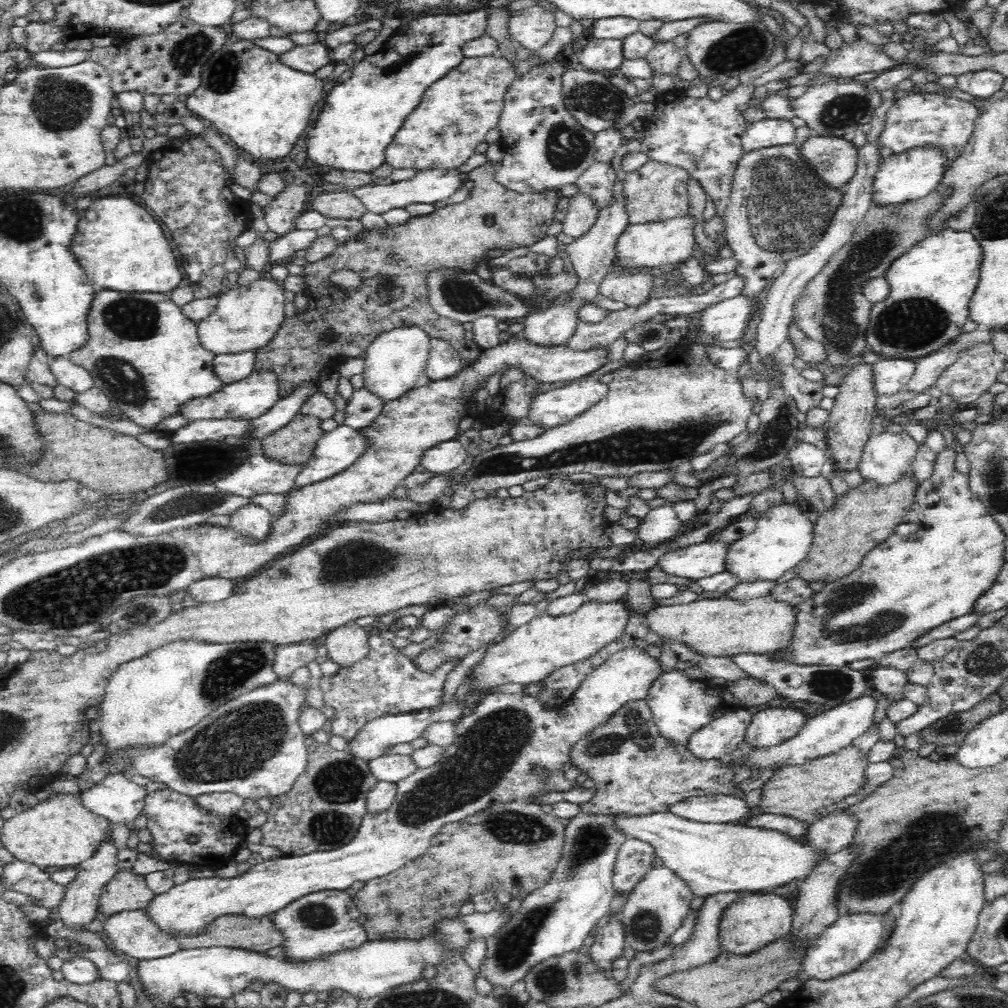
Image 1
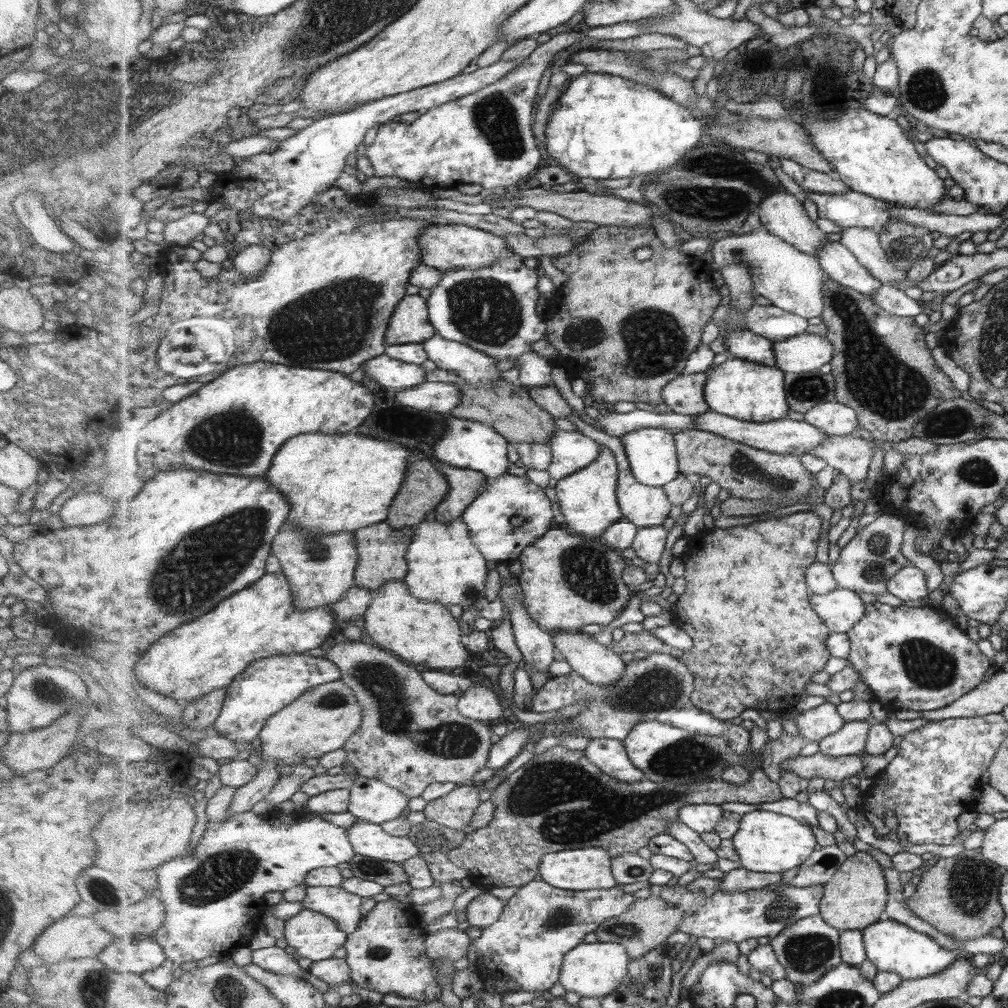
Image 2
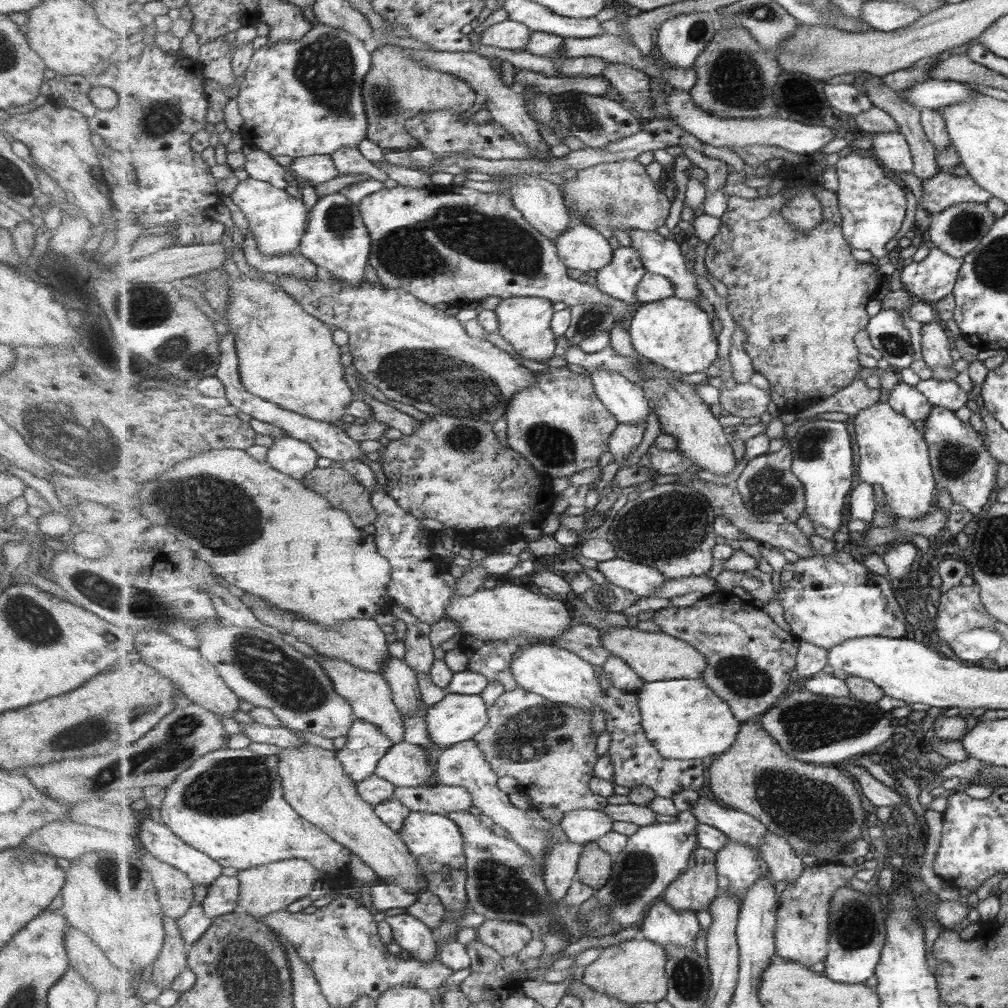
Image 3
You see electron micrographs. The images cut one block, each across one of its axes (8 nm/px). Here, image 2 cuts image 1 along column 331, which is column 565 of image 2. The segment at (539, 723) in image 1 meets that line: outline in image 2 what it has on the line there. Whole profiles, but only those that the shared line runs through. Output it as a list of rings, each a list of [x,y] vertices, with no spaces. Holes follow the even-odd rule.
[[[599,846],[549,852],[541,861],[540,876],[549,884],[570,891],[610,889],[619,886],[612,871],[612,860],[611,854]]]

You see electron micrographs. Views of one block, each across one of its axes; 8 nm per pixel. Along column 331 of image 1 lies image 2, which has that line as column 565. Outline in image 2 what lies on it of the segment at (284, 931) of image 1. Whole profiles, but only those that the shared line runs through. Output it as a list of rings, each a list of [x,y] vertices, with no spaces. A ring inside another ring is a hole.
[[[543,878],[531,881],[520,887],[507,901],[501,918],[495,924],[482,929],[480,937],[474,938],[474,947],[478,953],[475,962],[482,979],[512,980],[518,984],[521,991],[551,990],[557,982],[560,982],[565,955],[579,944],[583,944],[583,938],[589,932],[595,933],[597,927],[600,927],[605,920],[627,912],[636,900],[632,893],[625,892],[621,886],[591,891],[570,891],[557,888]]]

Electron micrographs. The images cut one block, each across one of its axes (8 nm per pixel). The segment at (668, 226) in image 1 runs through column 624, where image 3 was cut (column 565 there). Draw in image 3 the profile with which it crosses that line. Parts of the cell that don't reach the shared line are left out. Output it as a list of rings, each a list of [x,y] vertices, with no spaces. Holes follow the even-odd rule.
[[[579,223],[559,235],[554,243],[561,262],[594,275],[612,263],[615,248],[598,230]]]

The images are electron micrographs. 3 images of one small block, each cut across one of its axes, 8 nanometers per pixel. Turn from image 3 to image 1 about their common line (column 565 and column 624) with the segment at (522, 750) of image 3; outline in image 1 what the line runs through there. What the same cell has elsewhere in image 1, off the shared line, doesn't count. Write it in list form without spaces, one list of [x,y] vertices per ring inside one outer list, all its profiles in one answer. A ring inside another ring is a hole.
[[[645,699],[636,700],[620,706],[604,724],[596,726],[588,736],[577,740],[568,752],[567,767],[574,766],[582,770],[588,778],[594,780],[594,796],[581,804],[583,812],[603,812],[608,815],[640,816],[655,812],[666,812],[671,804],[691,796],[712,794],[737,795],[737,785],[733,782],[736,769],[732,769],[721,759],[704,760],[694,756],[687,745],[678,744],[660,734],[654,722],[652,711]]]

